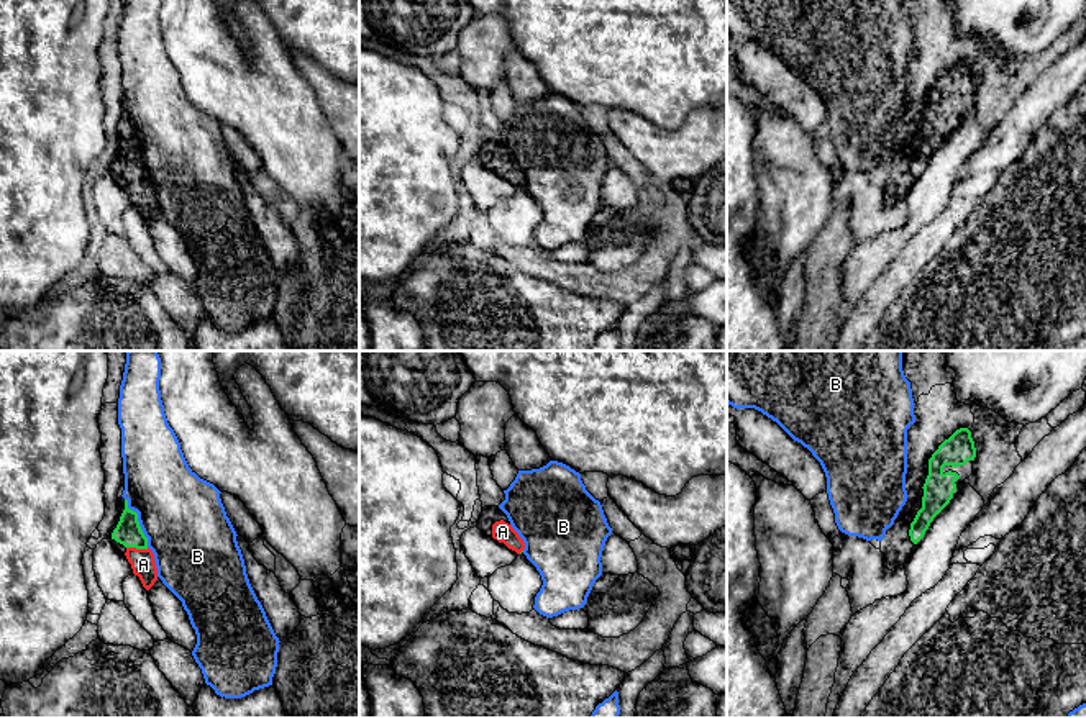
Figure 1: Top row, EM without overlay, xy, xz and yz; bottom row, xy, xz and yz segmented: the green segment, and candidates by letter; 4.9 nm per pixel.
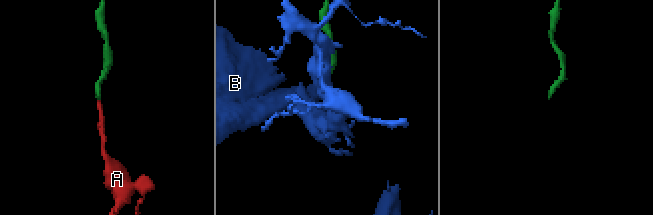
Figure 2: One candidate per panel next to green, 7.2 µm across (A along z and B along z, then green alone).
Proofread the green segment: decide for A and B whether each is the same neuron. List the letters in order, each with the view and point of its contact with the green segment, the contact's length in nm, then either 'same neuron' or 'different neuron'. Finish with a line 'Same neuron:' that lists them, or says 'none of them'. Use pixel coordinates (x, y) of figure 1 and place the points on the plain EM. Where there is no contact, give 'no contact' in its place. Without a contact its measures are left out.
A: xy (138, 181) | 110 nm | same neuron
B: xy (138, 154) | 260 nm | different neuron
Same neuron: A

